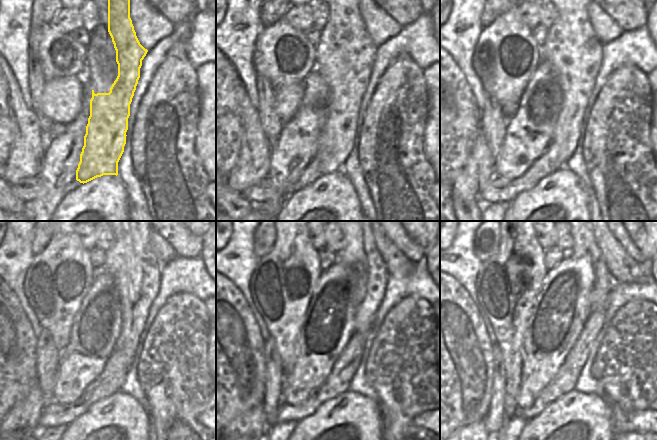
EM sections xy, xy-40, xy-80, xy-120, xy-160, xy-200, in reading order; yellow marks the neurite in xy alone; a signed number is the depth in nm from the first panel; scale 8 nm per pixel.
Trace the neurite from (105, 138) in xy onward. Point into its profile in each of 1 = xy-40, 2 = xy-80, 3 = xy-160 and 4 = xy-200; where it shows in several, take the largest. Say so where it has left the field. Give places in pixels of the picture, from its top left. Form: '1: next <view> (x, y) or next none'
1: next xy-40 (346, 52)
2: next xy-80 (572, 48)
3: next xy-160 (360, 251)
4: next xy-200 (584, 242)

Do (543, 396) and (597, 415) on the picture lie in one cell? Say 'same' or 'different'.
different

